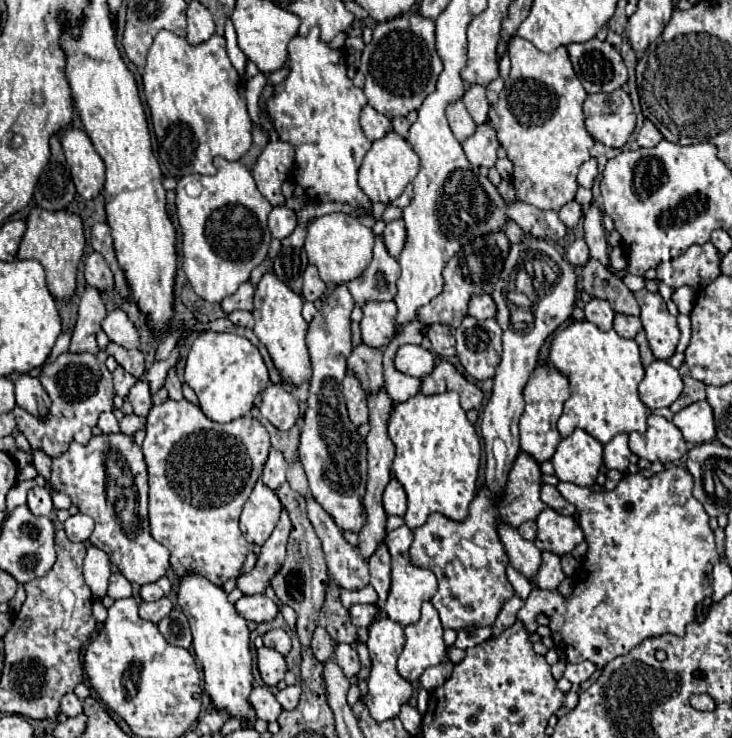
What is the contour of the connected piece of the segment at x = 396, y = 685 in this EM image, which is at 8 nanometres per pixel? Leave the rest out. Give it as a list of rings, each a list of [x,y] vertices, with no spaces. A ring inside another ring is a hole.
[[[379,616],[371,626],[369,626],[369,638],[367,638],[367,648],[369,648],[369,656],[371,656],[371,676],[367,680],[369,684],[369,692],[365,696],[365,704],[371,712],[371,716],[377,720],[377,722],[383,722],[383,720],[389,720],[389,718],[395,718],[399,716],[399,710],[401,710],[401,704],[409,702],[411,694],[413,694],[413,688],[407,680],[403,680],[397,672],[397,656],[401,654],[403,650],[403,644],[405,644],[405,634],[403,634],[403,628],[389,620],[387,616]]]

